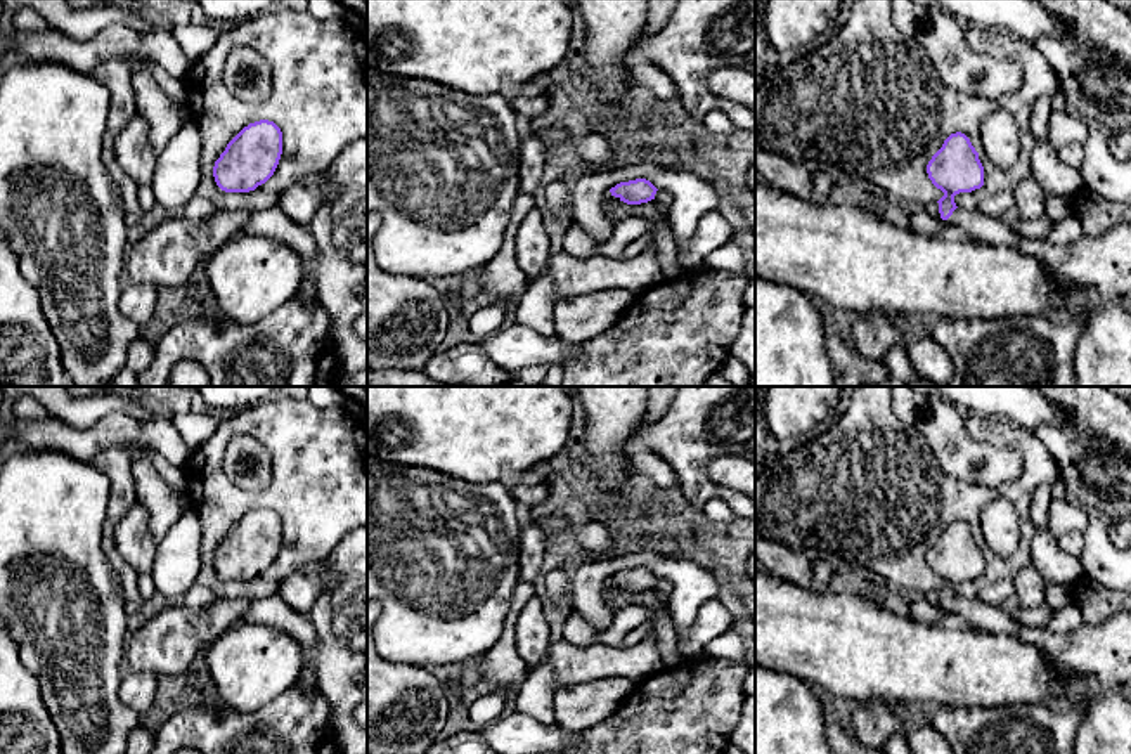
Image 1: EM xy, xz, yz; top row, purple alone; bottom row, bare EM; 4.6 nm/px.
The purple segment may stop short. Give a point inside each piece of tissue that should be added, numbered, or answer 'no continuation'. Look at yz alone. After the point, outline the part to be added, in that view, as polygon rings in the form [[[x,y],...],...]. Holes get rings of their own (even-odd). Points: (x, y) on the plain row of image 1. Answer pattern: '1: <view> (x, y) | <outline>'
1: yz (1102, 650) | [[[956,596],[946,608],[984,633],[1003,633],[1034,645],[1063,681],[1095,678],[1103,692],[1131,681],[1131,614],[1117,612],[1102,624],[1083,624],[1072,633],[1027,627],[1001,607]]]

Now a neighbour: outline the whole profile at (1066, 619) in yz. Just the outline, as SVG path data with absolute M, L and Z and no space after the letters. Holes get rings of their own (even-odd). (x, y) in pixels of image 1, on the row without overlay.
M1072 601L1062 608L1053 610L1044 629L1051 633L1072 633L1083 624L1084 624L1084 619L1081 615L1081 610Z

